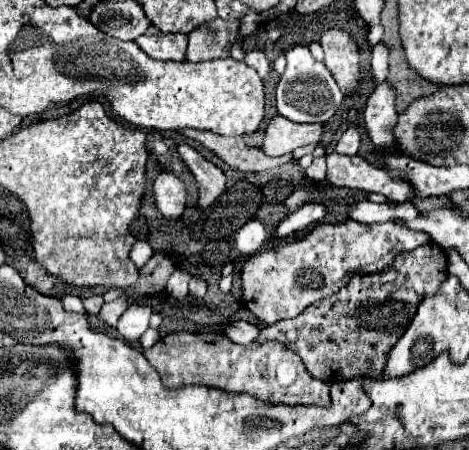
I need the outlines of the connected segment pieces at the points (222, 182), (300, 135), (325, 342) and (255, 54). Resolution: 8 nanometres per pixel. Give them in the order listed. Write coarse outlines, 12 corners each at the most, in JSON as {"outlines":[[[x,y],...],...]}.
{"outlines":[[[190,145],[178,153],[198,181],[198,207],[210,207],[226,189],[226,175]],[[278,115],[268,123],[264,153],[280,157],[318,145],[322,123],[302,125]],[[434,241],[264,327],[326,383],[380,377],[448,275]],[[248,51],[244,63],[260,77],[270,75],[270,61],[262,51]]]}

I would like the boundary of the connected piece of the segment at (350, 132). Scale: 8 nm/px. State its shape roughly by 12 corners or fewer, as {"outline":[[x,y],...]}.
{"outline":[[356,109],[350,111],[350,127],[336,145],[342,155],[356,155],[360,133]]}

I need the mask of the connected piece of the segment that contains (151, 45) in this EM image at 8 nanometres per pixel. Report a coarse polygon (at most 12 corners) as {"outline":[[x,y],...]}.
{"outline":[[186,35],[138,37],[152,59],[186,59]]}

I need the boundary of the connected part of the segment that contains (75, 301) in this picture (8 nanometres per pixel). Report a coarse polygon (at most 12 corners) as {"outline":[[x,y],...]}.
{"outline":[[60,297],[64,311],[84,313],[80,297]]}

